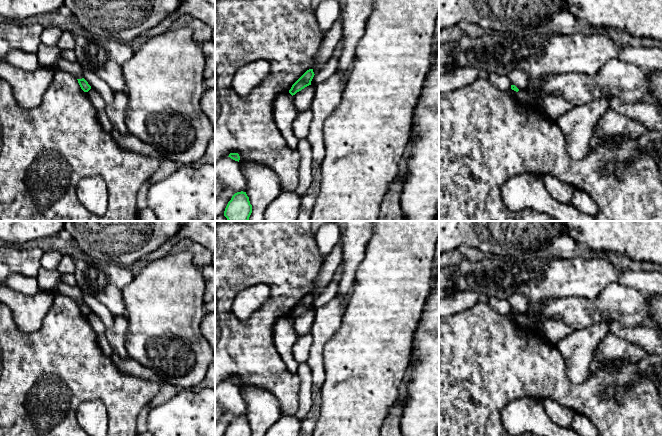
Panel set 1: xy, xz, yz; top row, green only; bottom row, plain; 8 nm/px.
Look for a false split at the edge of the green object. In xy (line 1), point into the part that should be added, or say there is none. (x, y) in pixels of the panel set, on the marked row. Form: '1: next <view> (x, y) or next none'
1: next none

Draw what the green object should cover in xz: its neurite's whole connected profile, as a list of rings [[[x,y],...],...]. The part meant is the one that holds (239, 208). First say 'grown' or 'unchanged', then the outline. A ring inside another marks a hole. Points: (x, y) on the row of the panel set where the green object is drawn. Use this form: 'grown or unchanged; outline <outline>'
unchanged; outline [[[246,192],[235,193],[228,202],[224,216],[228,221],[248,221],[252,213],[252,205]]]

